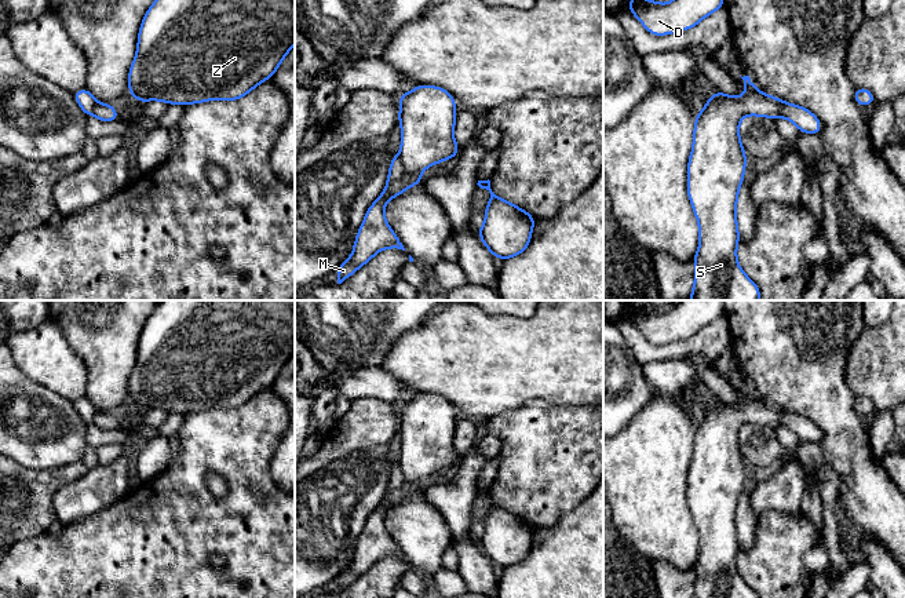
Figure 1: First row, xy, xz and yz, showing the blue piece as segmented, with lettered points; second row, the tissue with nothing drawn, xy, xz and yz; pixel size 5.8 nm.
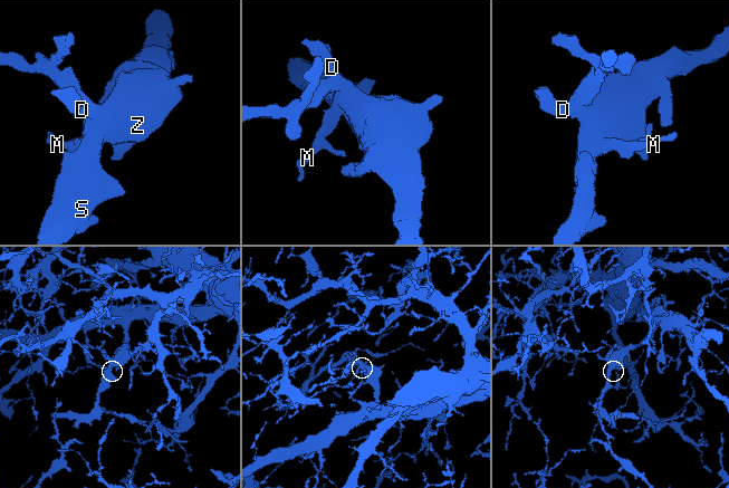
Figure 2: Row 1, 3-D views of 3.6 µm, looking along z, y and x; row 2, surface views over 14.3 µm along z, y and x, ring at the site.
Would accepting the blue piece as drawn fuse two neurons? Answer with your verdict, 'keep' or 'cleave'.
cleave

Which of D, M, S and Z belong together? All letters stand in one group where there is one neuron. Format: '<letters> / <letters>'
D S Z / M

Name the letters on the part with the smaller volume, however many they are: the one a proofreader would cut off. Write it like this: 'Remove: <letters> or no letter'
Remove: M

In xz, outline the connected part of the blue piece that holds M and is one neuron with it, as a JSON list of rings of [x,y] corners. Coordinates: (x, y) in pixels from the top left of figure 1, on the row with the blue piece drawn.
[[[387,192],[375,200],[368,208],[364,222],[357,233],[354,249],[337,269],[337,284],[353,276],[361,266],[368,263],[377,252],[386,248],[405,251],[401,240],[394,234],[384,218],[384,208],[388,200]]]

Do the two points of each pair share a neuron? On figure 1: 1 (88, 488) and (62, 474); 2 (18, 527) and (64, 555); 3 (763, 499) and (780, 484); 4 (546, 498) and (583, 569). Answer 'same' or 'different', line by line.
1: different
2: different
3: same
4: different

